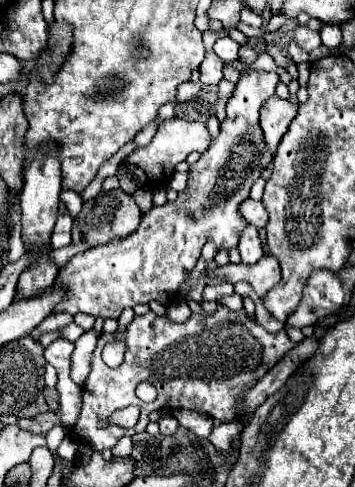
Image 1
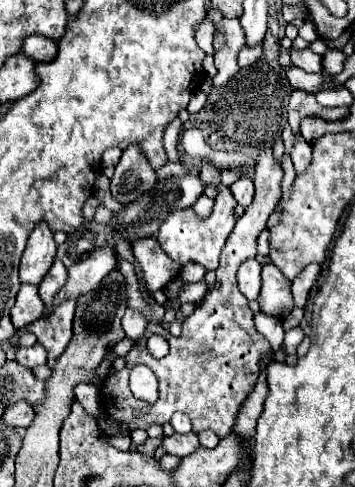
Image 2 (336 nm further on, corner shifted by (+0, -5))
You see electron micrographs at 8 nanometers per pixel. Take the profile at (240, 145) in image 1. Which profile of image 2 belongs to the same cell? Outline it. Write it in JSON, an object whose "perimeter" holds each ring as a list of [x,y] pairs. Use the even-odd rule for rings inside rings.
{"perimeter":[[[156,239],[136,241],[132,245],[132,253],[142,267],[146,287],[150,293],[166,287],[172,279],[176,279],[176,275],[180,275],[182,267],[178,263],[172,263],[172,259],[168,259],[168,255],[164,255],[164,251]]]}

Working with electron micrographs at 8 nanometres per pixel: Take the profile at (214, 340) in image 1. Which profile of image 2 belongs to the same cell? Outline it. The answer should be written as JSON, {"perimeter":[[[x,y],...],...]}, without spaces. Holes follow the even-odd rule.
{"perimeter":[[[266,147],[256,163],[256,195],[252,205],[246,207],[246,213],[236,221],[232,235],[228,237],[222,253],[220,253],[220,267],[216,269],[216,285],[206,293],[202,305],[194,309],[190,317],[182,323],[182,335],[172,337],[162,325],[150,323],[144,337],[134,345],[134,349],[126,355],[126,367],[122,371],[112,371],[110,375],[118,375],[116,381],[104,381],[102,387],[102,403],[108,417],[126,423],[130,429],[146,429],[150,423],[164,425],[170,421],[172,413],[184,411],[192,425],[194,433],[210,429],[218,437],[230,435],[240,407],[244,399],[252,393],[258,373],[260,373],[260,359],[270,353],[270,343],[264,335],[260,335],[254,327],[254,313],[248,307],[248,299],[240,295],[236,283],[236,271],[246,261],[256,257],[256,239],[264,231],[268,217],[272,215],[276,203],[280,201],[280,181],[282,181],[282,167],[274,161],[272,149]],[[150,333],[162,335],[170,343],[170,353],[162,359],[154,359],[146,349],[146,339]],[[136,365],[148,365],[158,381],[160,381],[160,399],[150,405],[146,401],[138,401],[128,385],[128,373]],[[136,409],[144,409],[146,417],[134,417]]]}

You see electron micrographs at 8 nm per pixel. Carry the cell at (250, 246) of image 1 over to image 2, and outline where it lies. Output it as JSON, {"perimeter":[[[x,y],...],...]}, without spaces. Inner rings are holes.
{"perimeter":[[[248,259],[238,269],[238,287],[246,299],[256,299],[260,293],[260,269],[256,259]]]}

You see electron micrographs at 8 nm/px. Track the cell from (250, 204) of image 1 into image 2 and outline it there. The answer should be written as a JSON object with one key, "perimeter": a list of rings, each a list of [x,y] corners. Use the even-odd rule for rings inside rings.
{"perimeter":[[[242,175],[242,177],[230,187],[230,191],[232,191],[234,199],[236,199],[240,205],[244,205],[244,207],[248,207],[248,205],[252,203],[252,199],[254,199],[254,183],[252,183],[252,179],[250,179],[248,175]]]}

